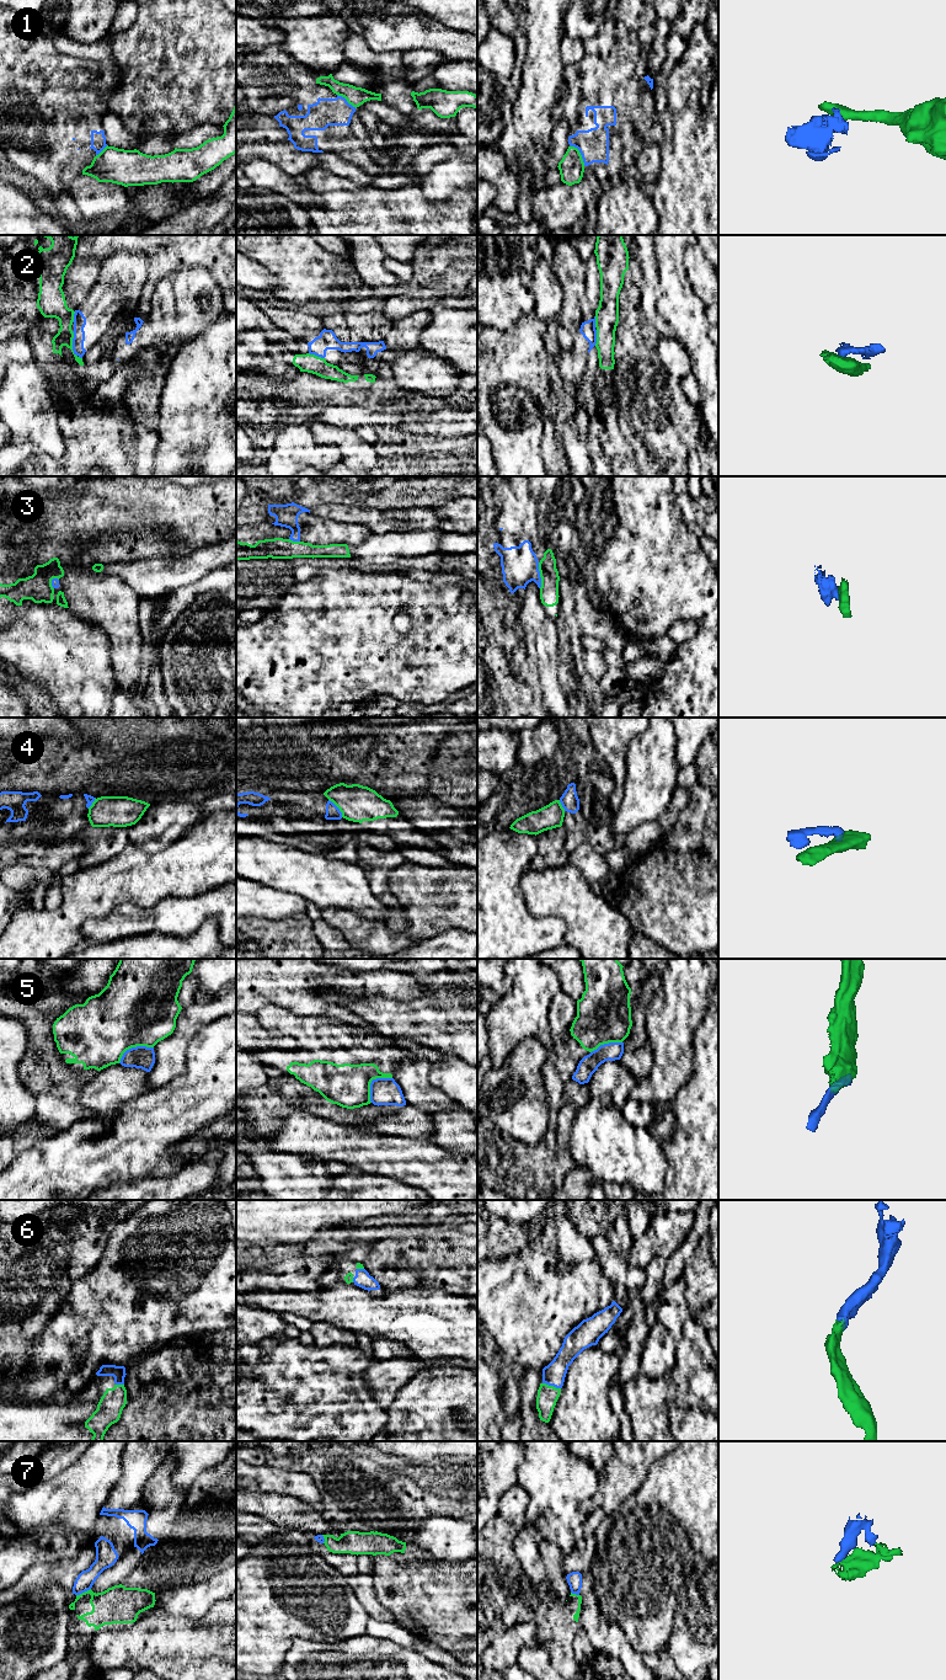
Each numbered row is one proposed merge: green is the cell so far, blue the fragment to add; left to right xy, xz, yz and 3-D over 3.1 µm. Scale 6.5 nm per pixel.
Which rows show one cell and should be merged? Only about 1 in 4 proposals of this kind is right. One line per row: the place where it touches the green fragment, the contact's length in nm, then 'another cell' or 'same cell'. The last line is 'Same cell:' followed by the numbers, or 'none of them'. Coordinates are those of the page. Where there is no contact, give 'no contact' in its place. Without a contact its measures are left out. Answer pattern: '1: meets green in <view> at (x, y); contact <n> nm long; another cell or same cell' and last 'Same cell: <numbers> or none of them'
1: meets green in yz at (580, 154); contact 170 nm long; another cell
2: meets green in xy at (71, 344); contact 170 nm long; another cell
3: meets green in yz at (540, 575); contact 170 nm long; another cell
4: meets green in xz at (337, 806); contact 150 nm long; another cell
5: meets green in xz at (370, 1082); contact 220 nm long; another cell
6: meets green in yz at (551, 1386); contact 130 nm long; same cell
7: meets green in xy at (83, 1593); contact 110 nm long; another cell
Same cell: 6

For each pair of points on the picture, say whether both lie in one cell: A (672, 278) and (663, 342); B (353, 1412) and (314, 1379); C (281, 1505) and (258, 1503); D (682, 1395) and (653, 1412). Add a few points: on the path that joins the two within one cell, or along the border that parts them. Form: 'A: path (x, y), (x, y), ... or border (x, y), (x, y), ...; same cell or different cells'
A: border (674, 340), (684, 350), (690, 364); different cells
B: path (343, 1408), (324, 1388); same cell
C: path (276, 1505), (263, 1504); same cell
D: path (674, 1395), (668, 1395), (658, 1404); same cell

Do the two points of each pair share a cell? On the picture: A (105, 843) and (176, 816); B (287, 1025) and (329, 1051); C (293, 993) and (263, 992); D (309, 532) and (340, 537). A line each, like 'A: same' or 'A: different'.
A: same
B: same
C: same
D: same

